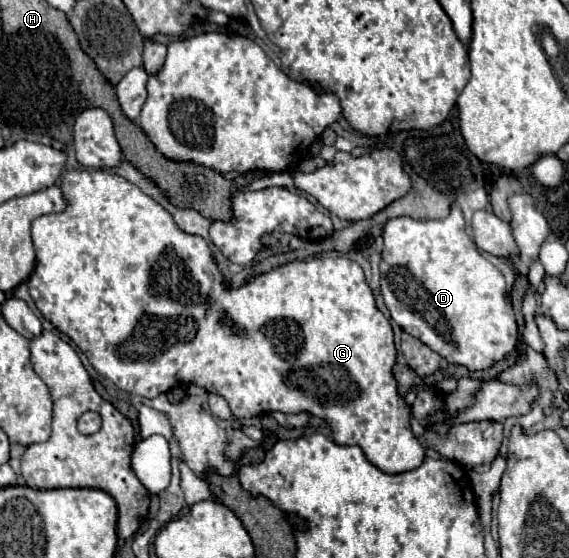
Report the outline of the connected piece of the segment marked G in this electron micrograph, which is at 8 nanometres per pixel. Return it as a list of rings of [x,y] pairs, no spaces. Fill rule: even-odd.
[[[68,169],[62,177],[60,185],[66,209],[62,213],[44,215],[34,219],[32,223],[32,241],[36,249],[36,269],[28,279],[30,297],[34,299],[36,309],[62,333],[66,333],[88,357],[92,367],[108,381],[112,381],[118,389],[124,389],[128,393],[136,393],[148,399],[154,399],[162,393],[166,393],[172,387],[178,387],[180,383],[194,383],[204,387],[208,393],[222,395],[236,419],[250,419],[268,411],[282,411],[282,413],[312,413],[316,417],[322,417],[328,421],[334,441],[340,445],[358,445],[366,459],[378,467],[384,473],[404,473],[412,471],[422,465],[424,461],[424,447],[420,441],[412,435],[408,427],[410,419],[410,407],[404,403],[404,399],[396,391],[396,379],[392,375],[392,367],[396,363],[396,347],[394,347],[394,335],[390,321],[376,309],[374,295],[364,279],[364,273],[358,263],[346,259],[346,257],[312,257],[306,261],[290,261],[282,267],[276,267],[250,283],[238,287],[238,289],[226,289],[222,273],[218,271],[210,247],[206,241],[198,235],[188,235],[180,231],[170,217],[170,213],[158,205],[154,199],[144,195],[134,183],[128,183],[118,173],[102,171],[102,169]]]

